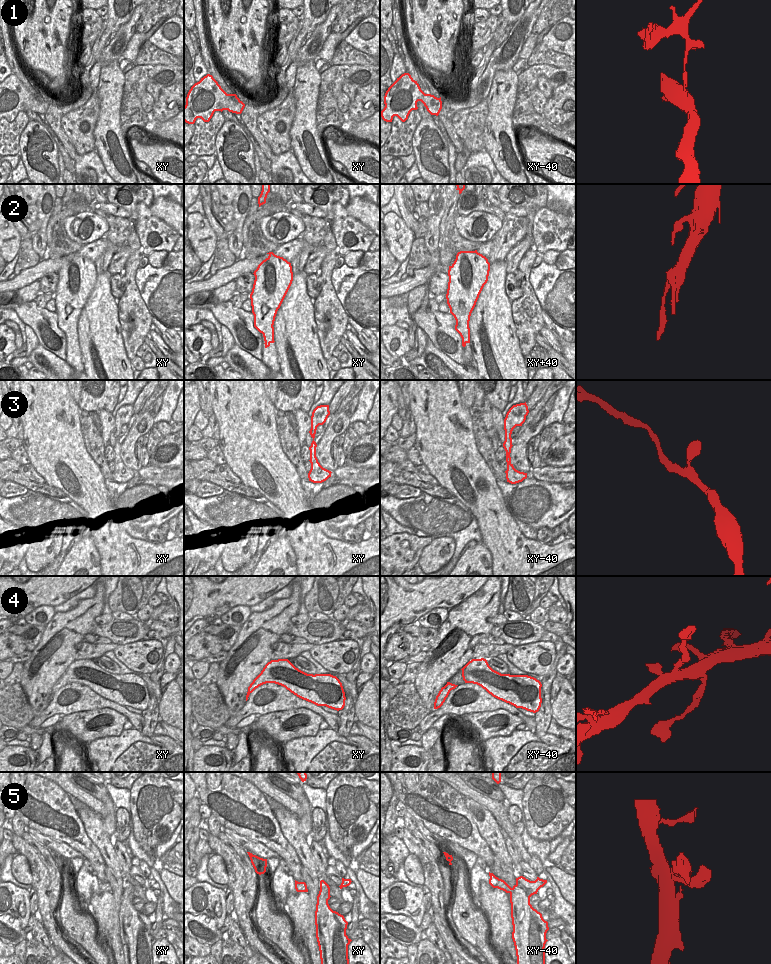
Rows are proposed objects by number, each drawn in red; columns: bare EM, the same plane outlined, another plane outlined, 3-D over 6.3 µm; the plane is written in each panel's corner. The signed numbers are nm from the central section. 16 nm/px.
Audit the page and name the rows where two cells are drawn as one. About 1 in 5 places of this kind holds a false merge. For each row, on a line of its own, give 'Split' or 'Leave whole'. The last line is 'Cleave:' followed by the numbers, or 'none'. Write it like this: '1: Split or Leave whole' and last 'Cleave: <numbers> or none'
1: Leave whole
2: Split
3: Leave whole
4: Leave whole
5: Leave whole
Cleave: 2.

